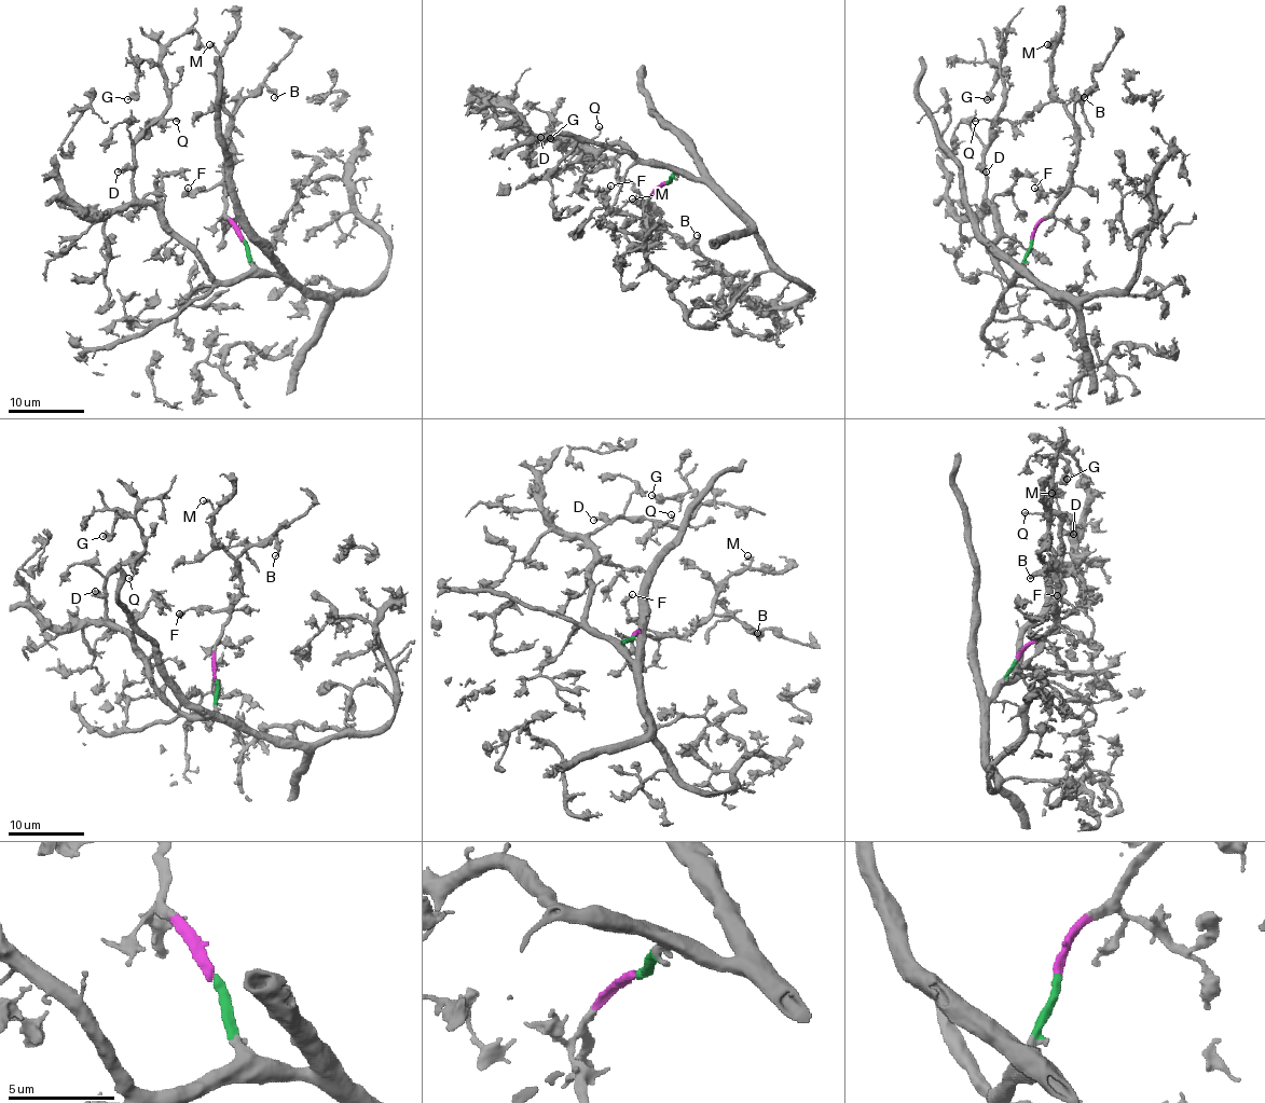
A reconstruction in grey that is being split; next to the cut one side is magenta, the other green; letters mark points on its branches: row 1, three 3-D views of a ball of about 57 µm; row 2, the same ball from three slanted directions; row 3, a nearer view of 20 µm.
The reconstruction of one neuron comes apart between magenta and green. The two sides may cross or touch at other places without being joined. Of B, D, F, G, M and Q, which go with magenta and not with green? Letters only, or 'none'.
B, F, M

